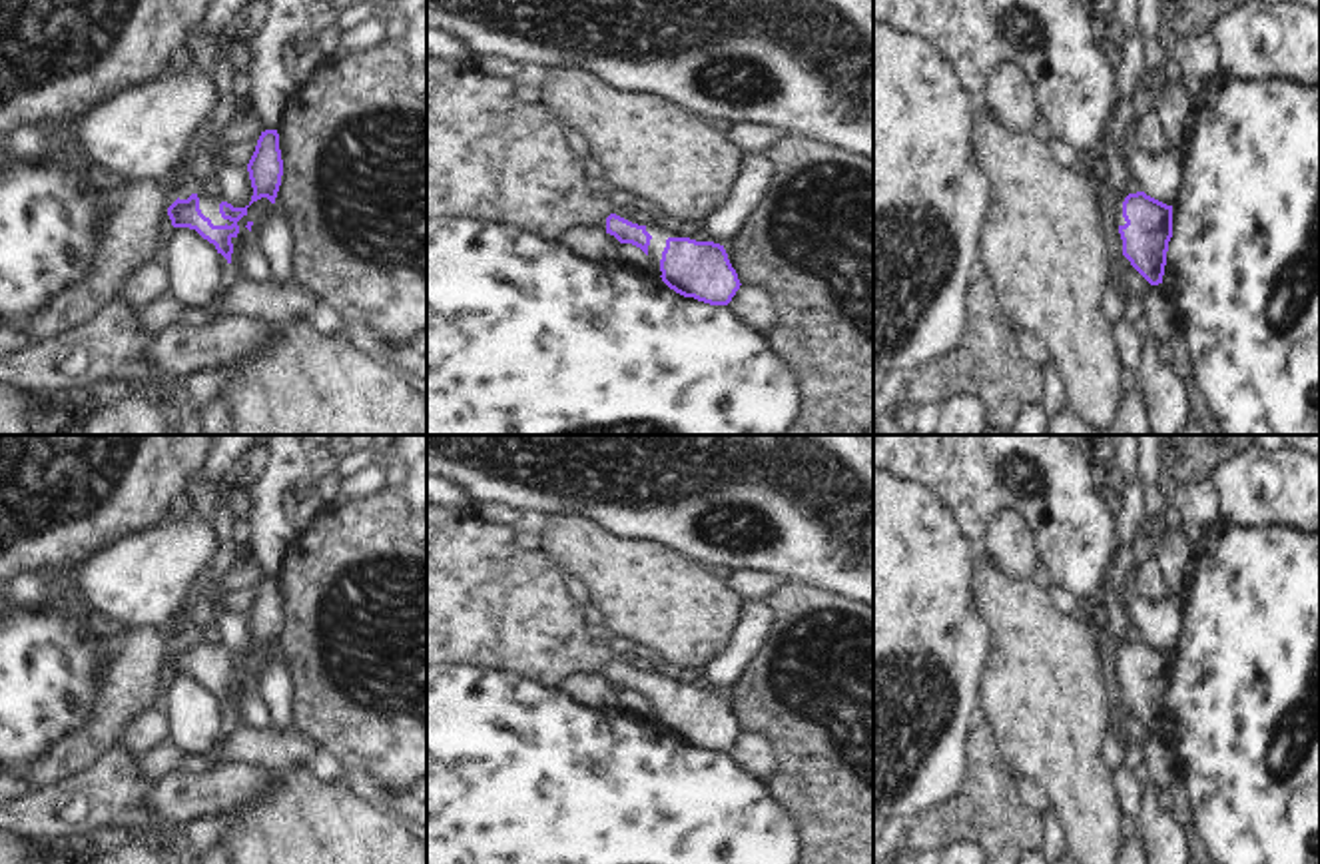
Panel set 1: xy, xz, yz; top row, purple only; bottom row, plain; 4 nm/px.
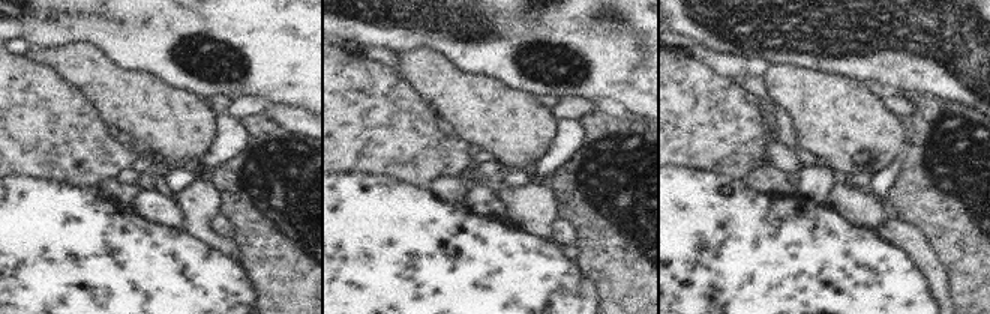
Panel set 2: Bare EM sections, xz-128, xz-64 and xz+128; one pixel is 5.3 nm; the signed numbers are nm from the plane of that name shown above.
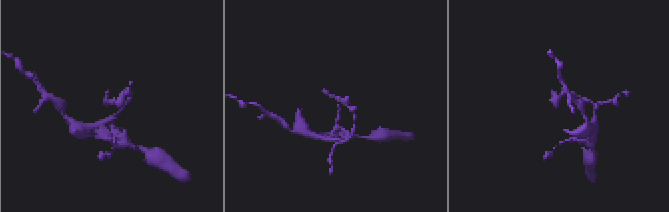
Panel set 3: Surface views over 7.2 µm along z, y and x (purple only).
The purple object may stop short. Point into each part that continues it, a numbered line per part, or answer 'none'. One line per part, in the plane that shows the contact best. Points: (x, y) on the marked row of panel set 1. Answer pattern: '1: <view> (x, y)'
1: xy (210, 206).

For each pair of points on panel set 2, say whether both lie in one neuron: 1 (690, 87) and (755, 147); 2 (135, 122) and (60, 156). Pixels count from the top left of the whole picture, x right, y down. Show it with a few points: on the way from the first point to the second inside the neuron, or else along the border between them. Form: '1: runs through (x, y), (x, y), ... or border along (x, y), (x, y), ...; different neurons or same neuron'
1: runs through (707, 104), (738, 135); same neuron
2: border along (84, 98), (107, 125); different neurons

